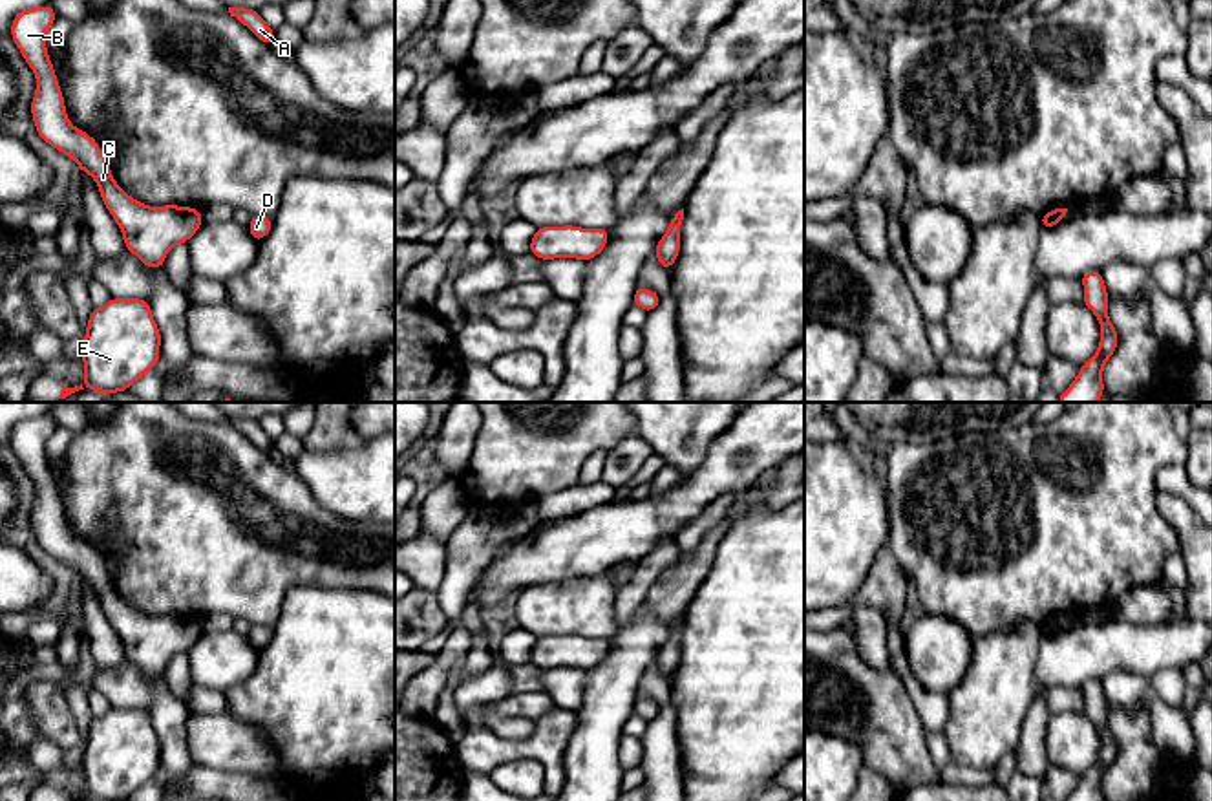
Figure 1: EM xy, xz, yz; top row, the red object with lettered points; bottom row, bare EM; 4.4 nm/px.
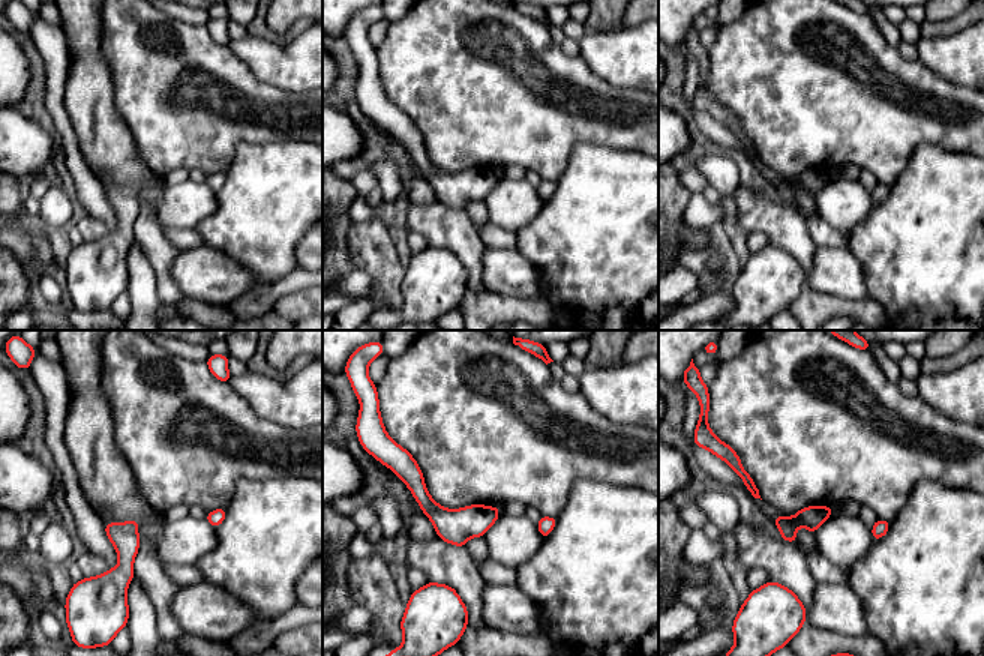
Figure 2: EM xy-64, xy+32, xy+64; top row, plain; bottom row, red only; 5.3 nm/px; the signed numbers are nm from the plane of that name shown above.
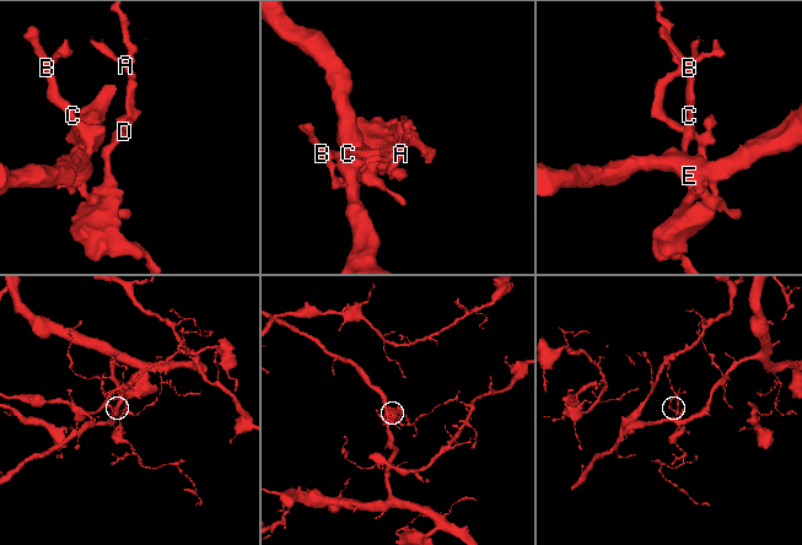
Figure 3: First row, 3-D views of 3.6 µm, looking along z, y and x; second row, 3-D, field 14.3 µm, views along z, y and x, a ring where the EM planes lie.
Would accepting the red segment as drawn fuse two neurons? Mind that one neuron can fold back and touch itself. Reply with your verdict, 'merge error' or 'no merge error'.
no merge error

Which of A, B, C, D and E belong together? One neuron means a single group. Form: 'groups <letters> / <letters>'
groups A B C D E

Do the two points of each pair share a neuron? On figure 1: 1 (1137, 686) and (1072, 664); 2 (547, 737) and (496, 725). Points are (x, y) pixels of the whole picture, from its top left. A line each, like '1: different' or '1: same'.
1: different
2: different

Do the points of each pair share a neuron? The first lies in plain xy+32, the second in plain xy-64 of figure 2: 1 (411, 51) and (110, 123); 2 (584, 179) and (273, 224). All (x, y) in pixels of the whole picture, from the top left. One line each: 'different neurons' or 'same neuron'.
1: different neurons
2: same neuron

